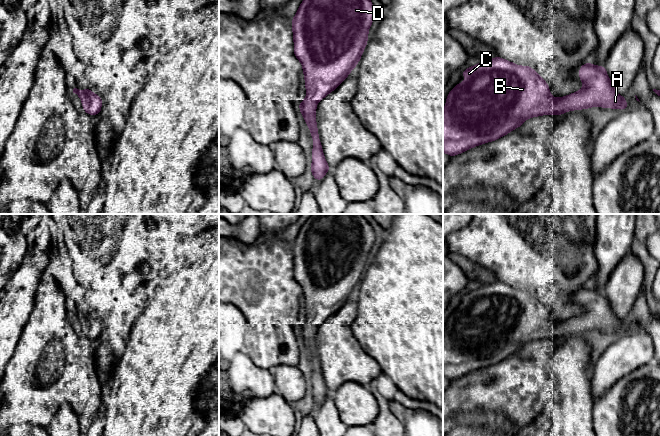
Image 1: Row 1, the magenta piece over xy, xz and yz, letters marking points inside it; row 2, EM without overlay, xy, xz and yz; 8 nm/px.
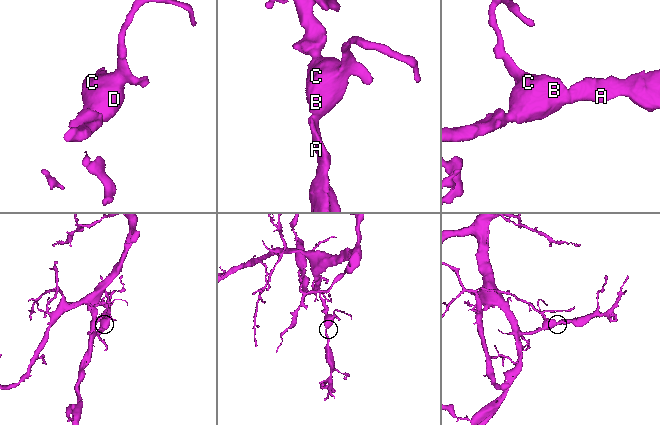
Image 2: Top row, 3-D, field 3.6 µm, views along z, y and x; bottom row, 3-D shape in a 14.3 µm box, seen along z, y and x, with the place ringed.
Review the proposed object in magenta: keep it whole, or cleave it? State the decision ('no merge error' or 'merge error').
no merge error

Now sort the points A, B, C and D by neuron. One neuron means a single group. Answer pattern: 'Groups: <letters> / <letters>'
Groups: A B C D

